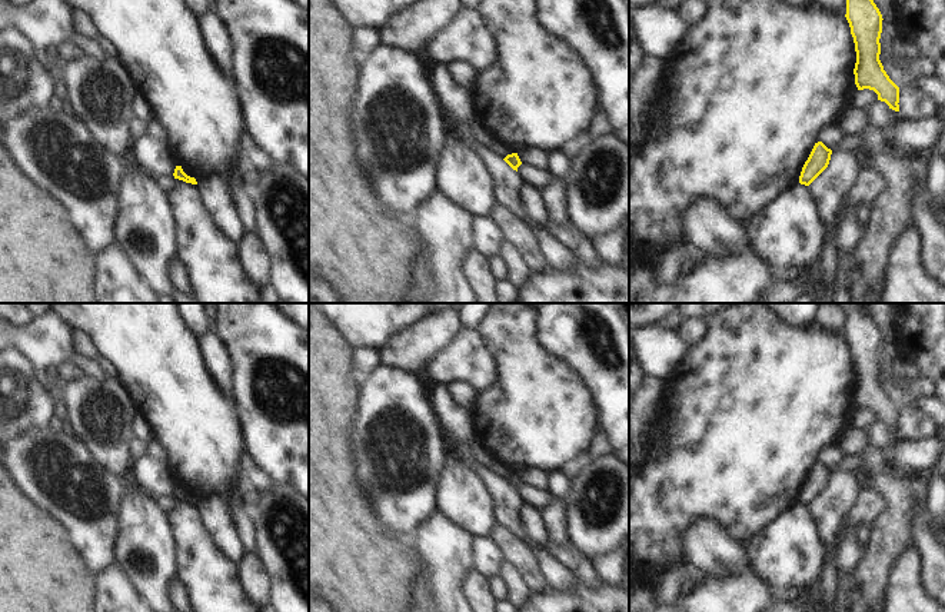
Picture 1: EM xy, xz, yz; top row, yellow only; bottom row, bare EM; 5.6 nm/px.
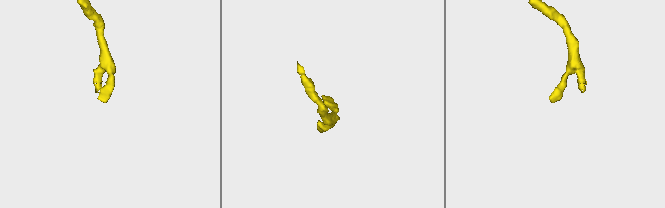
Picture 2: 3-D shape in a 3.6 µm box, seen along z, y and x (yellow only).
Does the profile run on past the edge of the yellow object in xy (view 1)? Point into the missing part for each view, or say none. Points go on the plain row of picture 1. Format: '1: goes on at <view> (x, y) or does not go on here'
1: does not go on here

